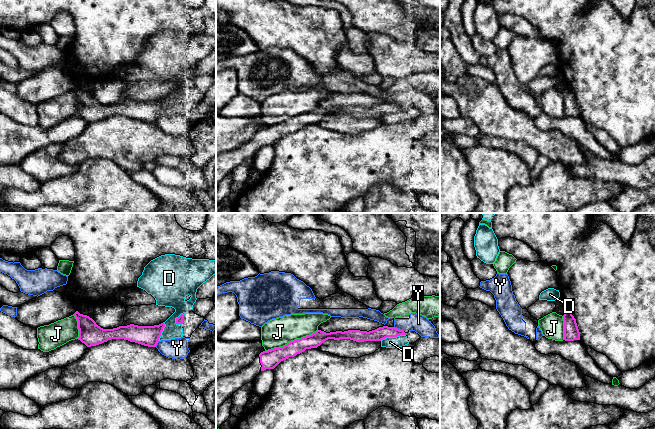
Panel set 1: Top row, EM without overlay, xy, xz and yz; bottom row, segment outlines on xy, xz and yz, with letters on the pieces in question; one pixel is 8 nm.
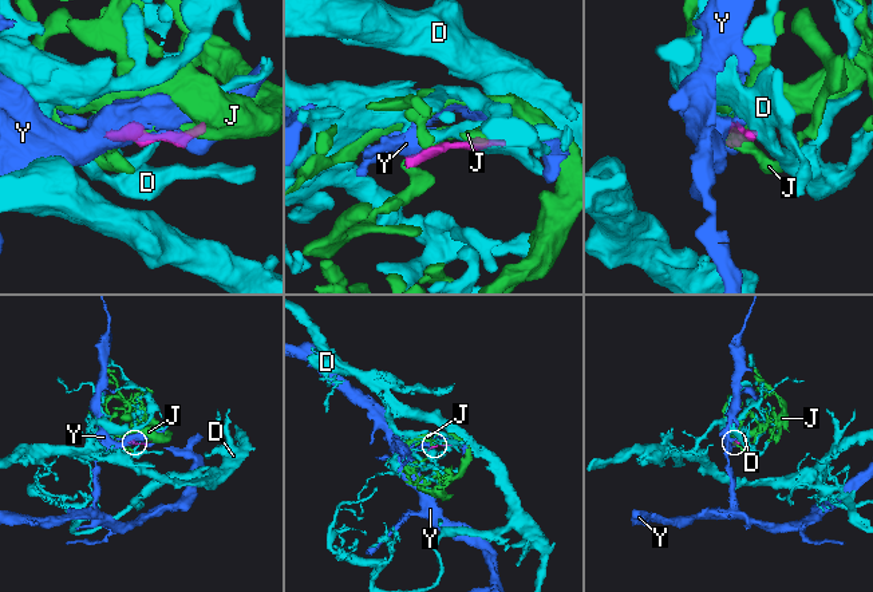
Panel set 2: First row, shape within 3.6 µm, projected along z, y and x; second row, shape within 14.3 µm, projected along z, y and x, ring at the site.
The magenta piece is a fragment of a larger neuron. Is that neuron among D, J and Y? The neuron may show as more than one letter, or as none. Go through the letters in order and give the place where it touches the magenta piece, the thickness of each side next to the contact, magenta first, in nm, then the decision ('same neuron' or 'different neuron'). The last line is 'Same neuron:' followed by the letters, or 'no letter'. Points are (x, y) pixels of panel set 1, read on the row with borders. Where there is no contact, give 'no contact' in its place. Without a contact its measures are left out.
D: meets magenta in xz at (392, 336); 100 nm thick on the magenta side, 100 nm on the other; different neuron
J: meets magenta in xz at (291, 341); 150 nm thick on the magenta side, 220 nm on the other; different neuron
Y: meets magenta in xz at (399, 329); 100 nm thick on the magenta side, 140 nm on the other; different neuron
Same neuron: no letter

